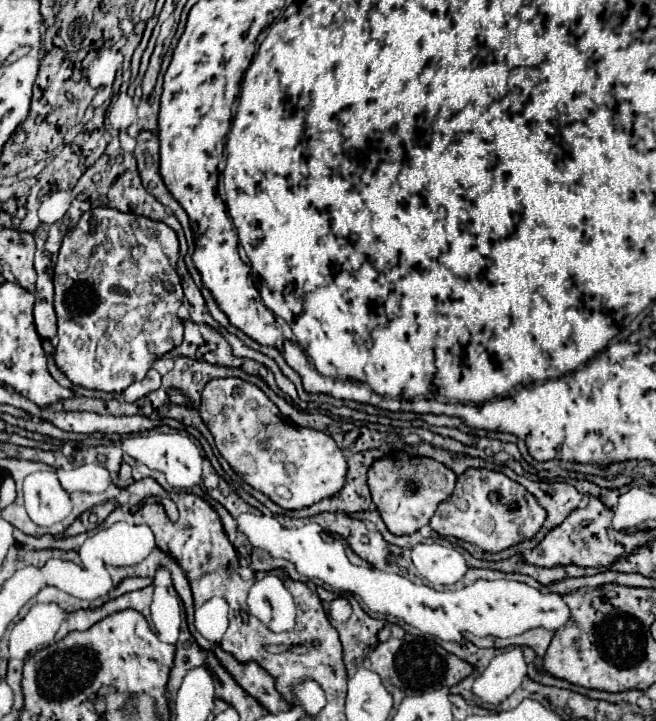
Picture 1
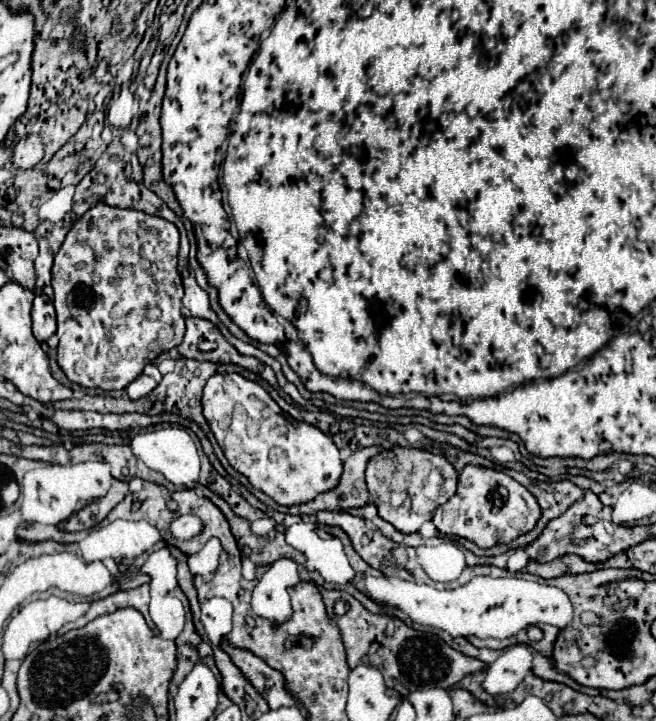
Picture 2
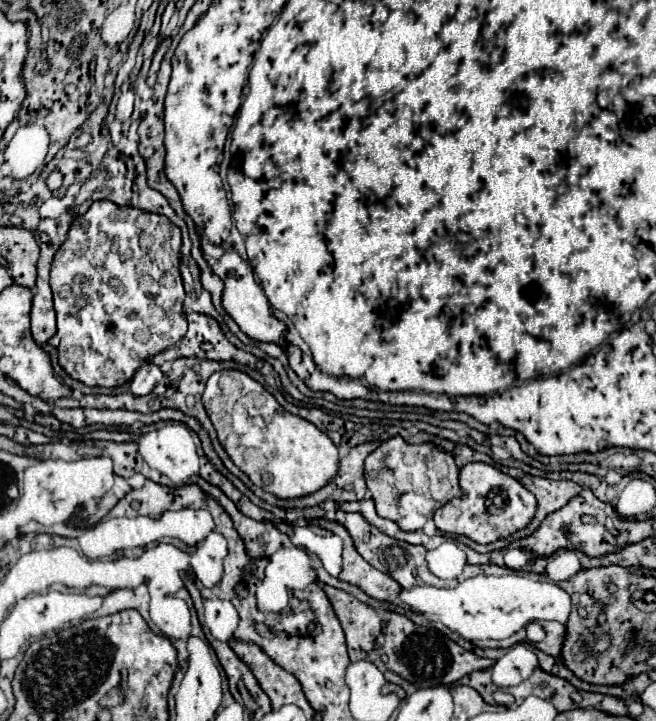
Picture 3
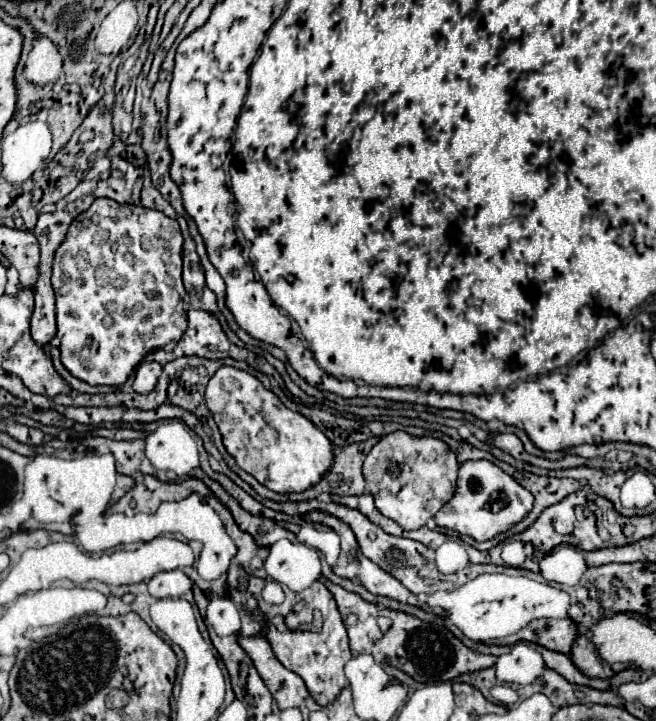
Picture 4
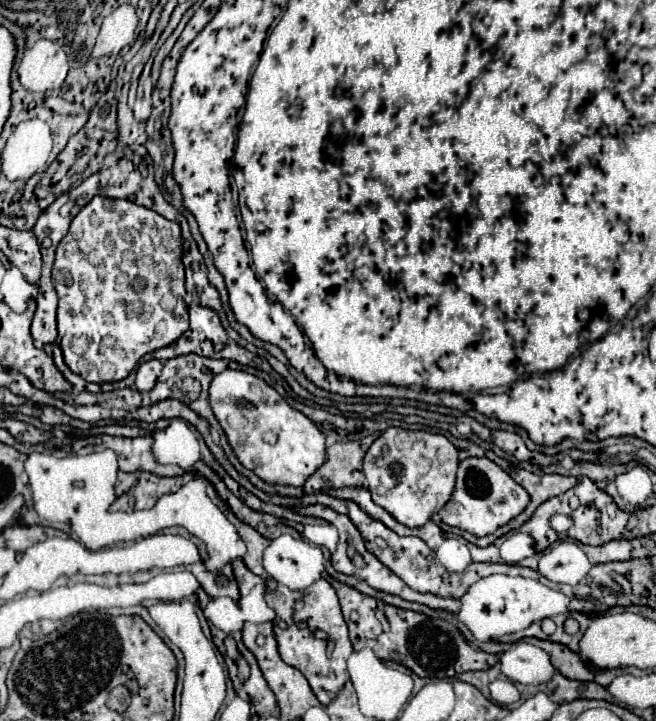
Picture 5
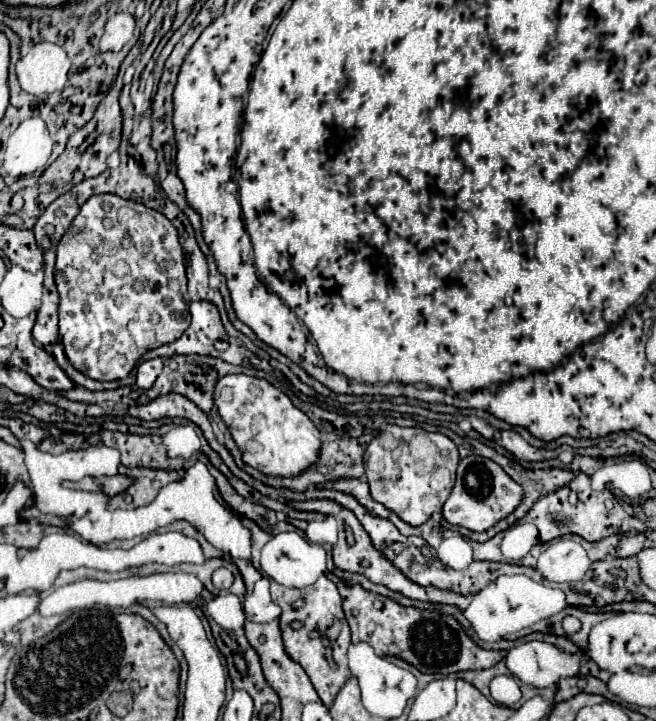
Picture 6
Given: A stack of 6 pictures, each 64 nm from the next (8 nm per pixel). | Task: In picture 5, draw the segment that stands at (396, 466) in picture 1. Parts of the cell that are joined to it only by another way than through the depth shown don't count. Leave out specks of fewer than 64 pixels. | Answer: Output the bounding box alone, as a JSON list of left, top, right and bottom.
[364,428,458,528]

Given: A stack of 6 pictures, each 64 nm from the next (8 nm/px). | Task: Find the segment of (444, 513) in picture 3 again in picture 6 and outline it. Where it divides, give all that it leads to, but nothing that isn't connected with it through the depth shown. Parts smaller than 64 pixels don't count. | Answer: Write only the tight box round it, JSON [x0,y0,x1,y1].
[442,454,524,532]

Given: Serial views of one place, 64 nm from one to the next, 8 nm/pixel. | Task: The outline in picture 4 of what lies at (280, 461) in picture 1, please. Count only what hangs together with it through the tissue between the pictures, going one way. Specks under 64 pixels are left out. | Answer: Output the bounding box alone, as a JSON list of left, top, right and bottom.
[206,366,334,494]

